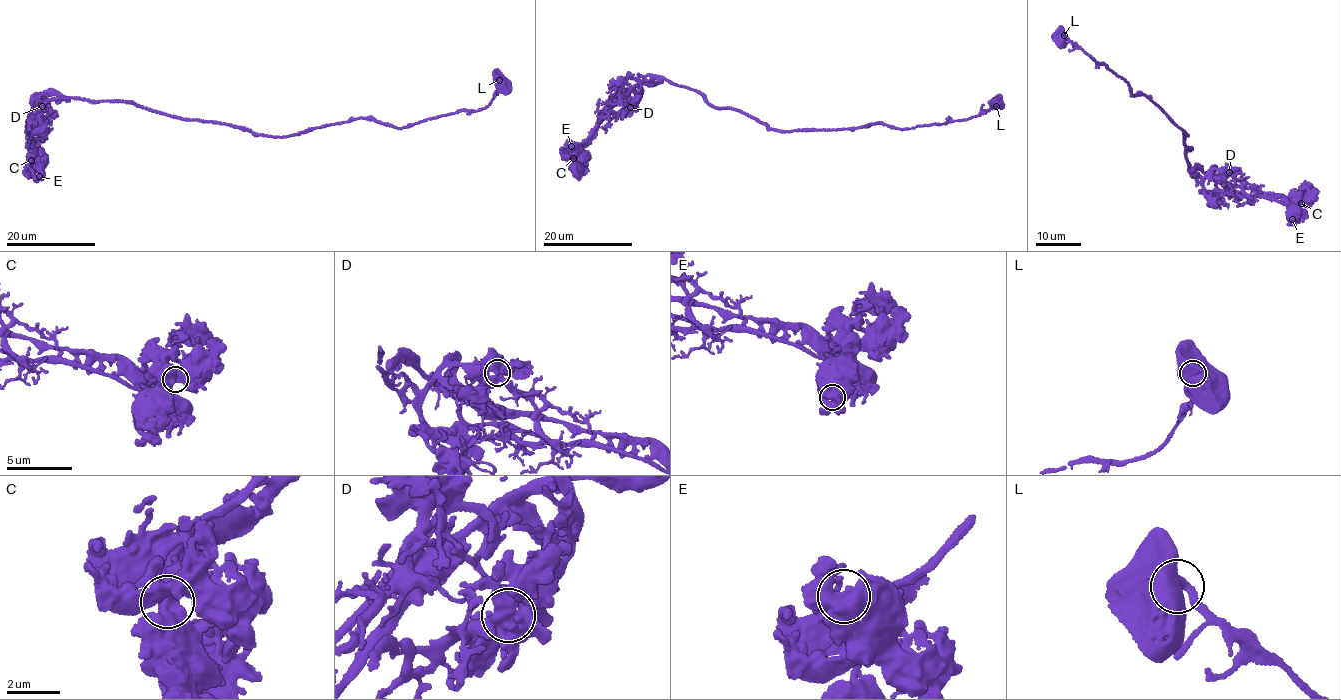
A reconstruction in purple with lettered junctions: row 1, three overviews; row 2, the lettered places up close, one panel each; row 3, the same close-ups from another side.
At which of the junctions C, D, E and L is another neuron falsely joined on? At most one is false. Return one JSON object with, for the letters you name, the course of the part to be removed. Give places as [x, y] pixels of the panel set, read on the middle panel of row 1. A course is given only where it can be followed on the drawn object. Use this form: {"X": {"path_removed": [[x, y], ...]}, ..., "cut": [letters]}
{"C": {"path_removed": [[573, 158], [576, 149], [592, 136], [620, 96], [640, 84], [661, 81]]}, "cut": ["C"]}

